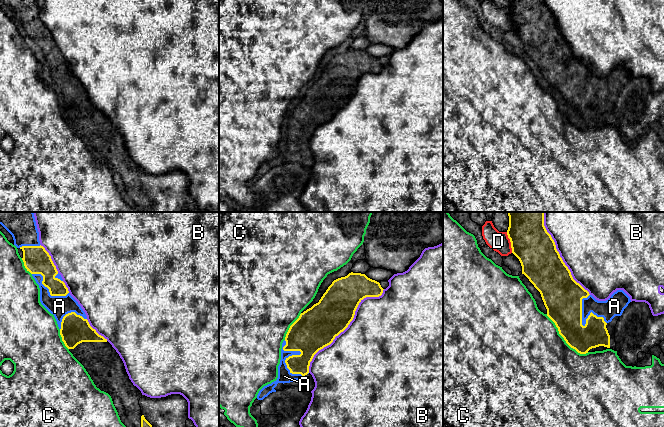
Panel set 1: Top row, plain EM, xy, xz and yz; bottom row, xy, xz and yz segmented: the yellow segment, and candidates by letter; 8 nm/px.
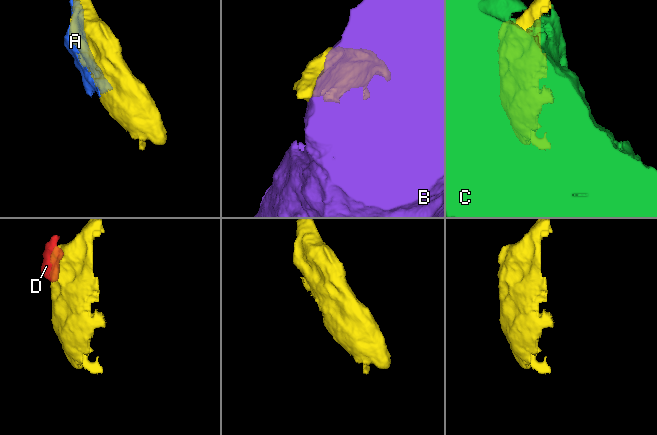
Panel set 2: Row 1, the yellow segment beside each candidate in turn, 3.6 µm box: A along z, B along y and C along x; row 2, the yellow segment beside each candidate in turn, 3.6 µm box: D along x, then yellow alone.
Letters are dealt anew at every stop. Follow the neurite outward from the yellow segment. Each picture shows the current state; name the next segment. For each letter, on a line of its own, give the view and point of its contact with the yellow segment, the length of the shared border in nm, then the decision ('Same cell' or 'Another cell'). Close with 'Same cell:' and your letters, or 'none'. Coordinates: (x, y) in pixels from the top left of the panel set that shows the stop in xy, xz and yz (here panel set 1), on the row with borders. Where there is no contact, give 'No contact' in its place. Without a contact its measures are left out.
A: Touches yellow at xz (294, 355). Shared border 320 nm. Same cell
B: Touches yellow at xz (346, 327). Shared border 900 nm. Another cell
C: Touches yellow at yz (564, 339). Shared border 460 nm. Another cell
D: Touches yellow at yz (510, 241). Shared border 180 nm. Another cell
Same cell: A

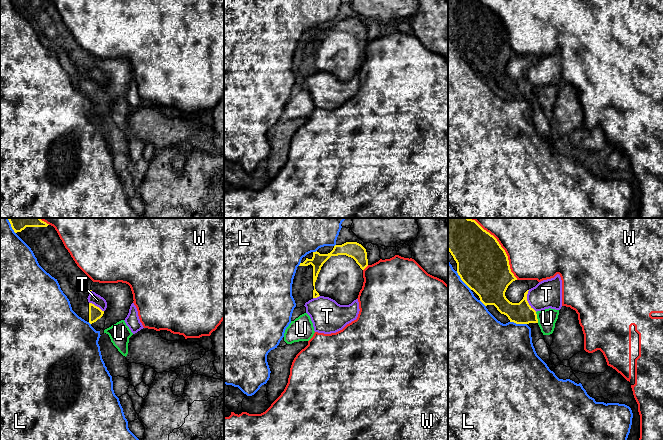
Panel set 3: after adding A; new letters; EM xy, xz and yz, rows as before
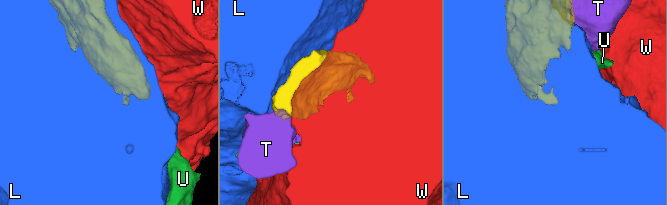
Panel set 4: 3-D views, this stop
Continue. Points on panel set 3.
L: Touches yellow at yz (518, 323). Shared border 140 nm. Another cell
T: Touches yellow at yz (527, 301). Shared border 190 nm. Another cell
U: Touches yellow at yz (536, 317). Shared border 90 nm. Another cell
W: Touches yellow at yz (500, 245). Shared border 650 nm. Another cell
Same cell: none

